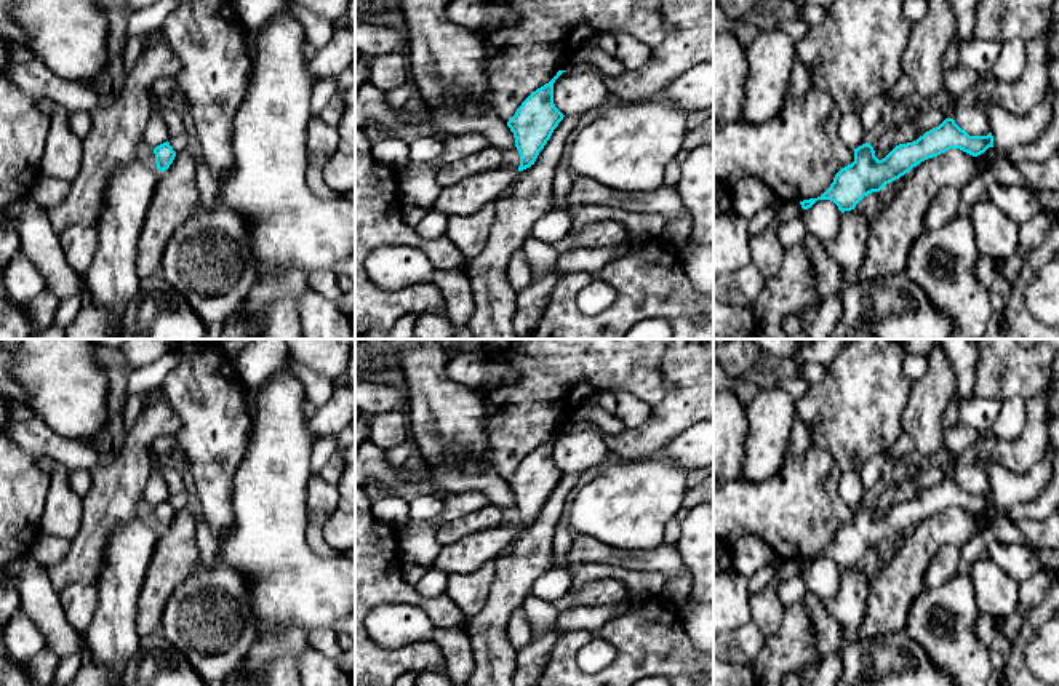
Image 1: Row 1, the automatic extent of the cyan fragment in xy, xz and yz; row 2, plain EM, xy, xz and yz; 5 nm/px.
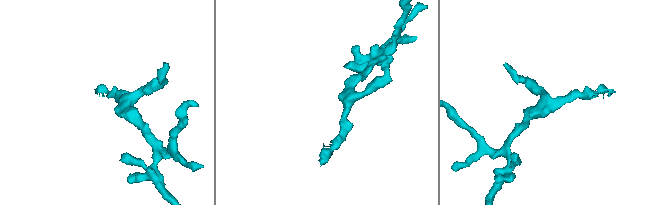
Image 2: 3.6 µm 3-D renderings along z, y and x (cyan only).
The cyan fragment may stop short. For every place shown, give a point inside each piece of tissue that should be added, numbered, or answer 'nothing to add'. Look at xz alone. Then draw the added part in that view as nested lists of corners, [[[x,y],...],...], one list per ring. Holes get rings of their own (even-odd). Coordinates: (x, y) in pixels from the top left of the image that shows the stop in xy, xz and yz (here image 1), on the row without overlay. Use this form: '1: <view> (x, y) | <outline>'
nothing to add

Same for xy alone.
nothing to add

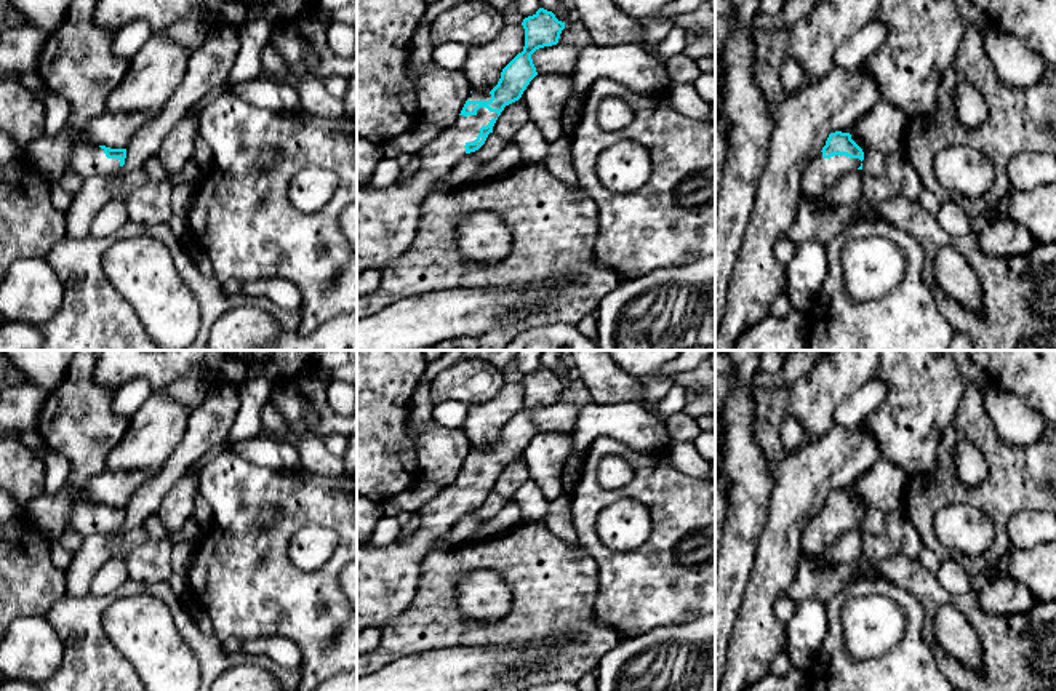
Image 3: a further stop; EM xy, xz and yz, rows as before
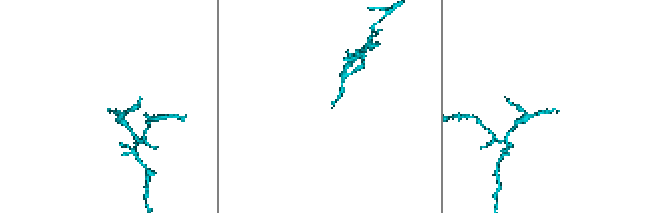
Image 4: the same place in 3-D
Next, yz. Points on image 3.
1: yz (821, 531) | [[[819,510],[819,513],[806,523],[802,533],[802,545],[810,553],[819,555],[846,531],[856,529],[861,521],[859,517],[850,517],[846,513],[824,517],[822,510]]]

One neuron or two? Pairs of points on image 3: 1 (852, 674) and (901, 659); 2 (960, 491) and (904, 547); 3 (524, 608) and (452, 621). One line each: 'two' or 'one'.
1: one
2: two
3: one

